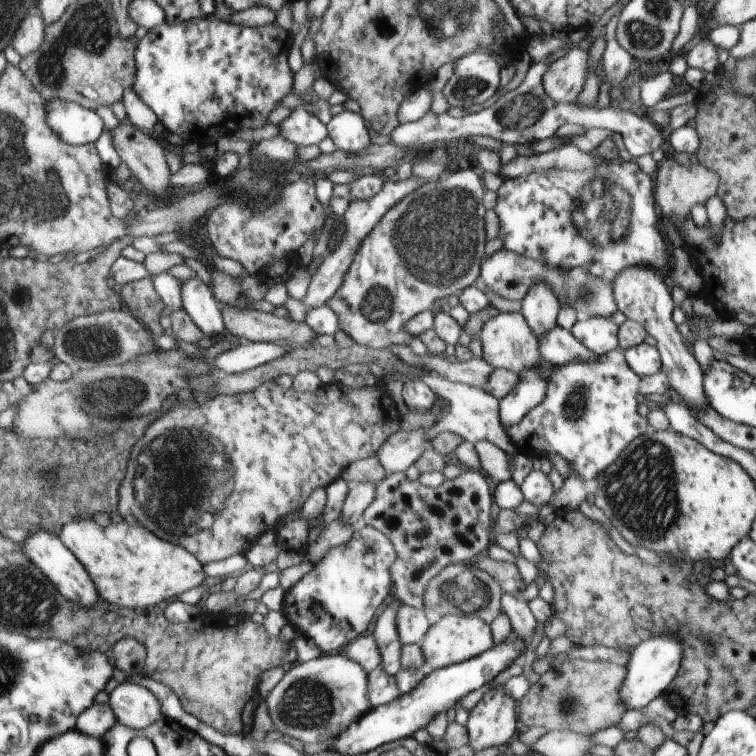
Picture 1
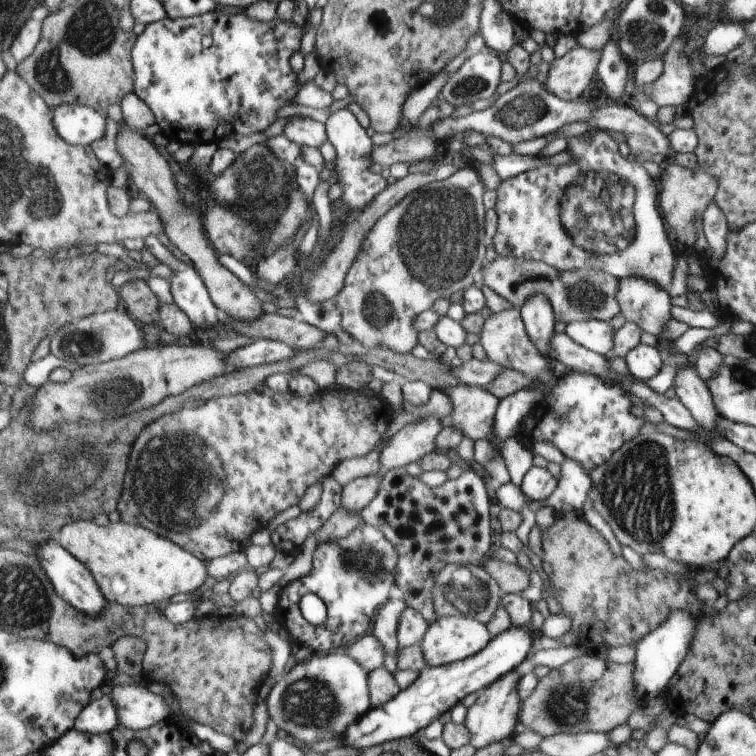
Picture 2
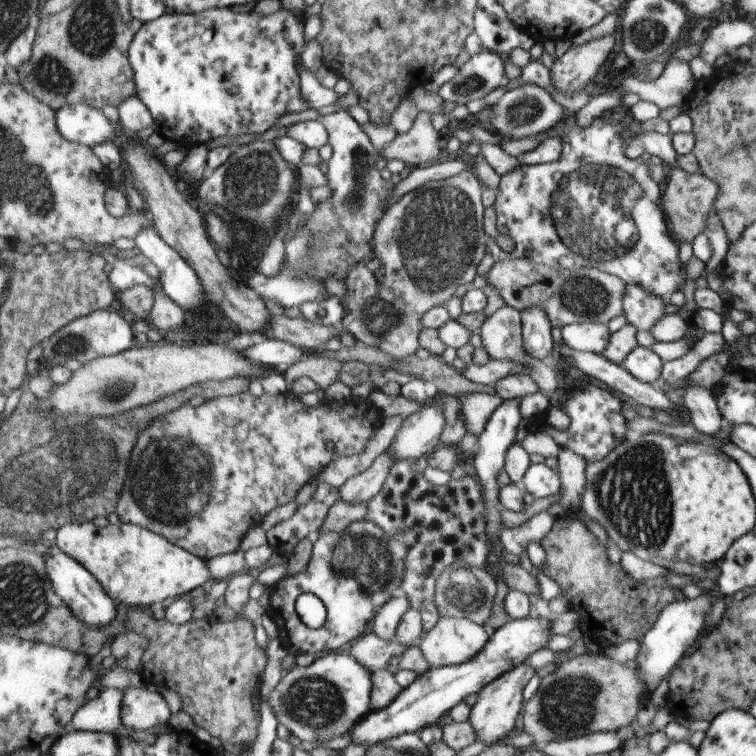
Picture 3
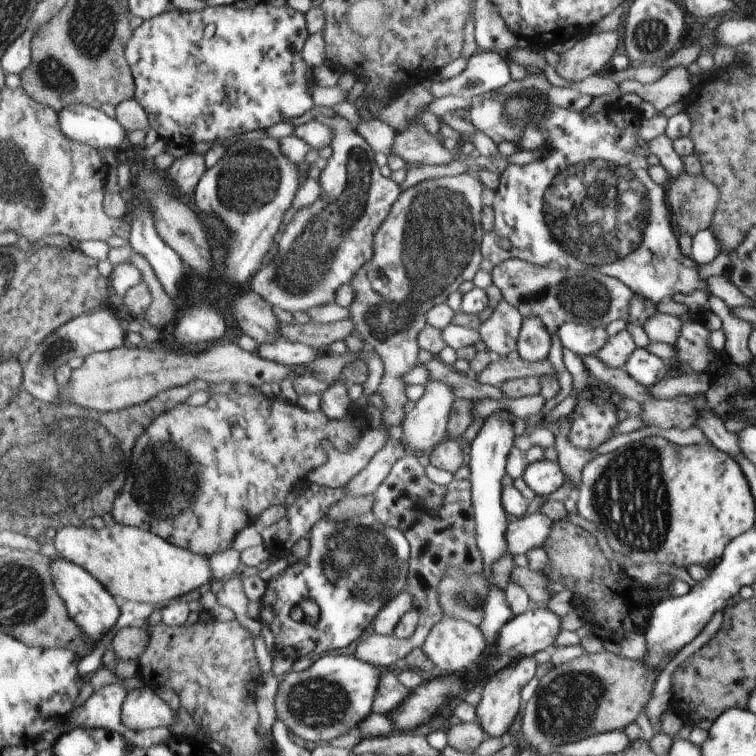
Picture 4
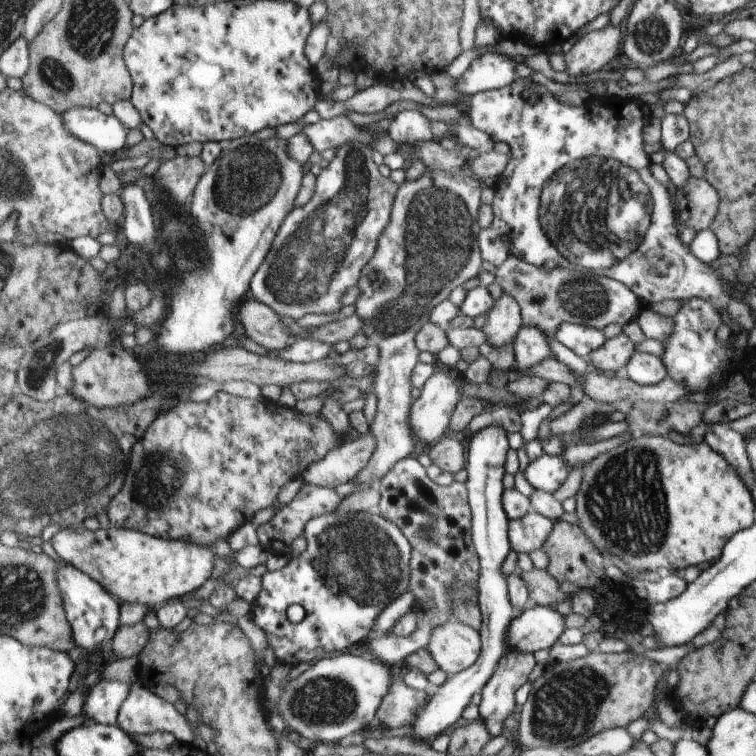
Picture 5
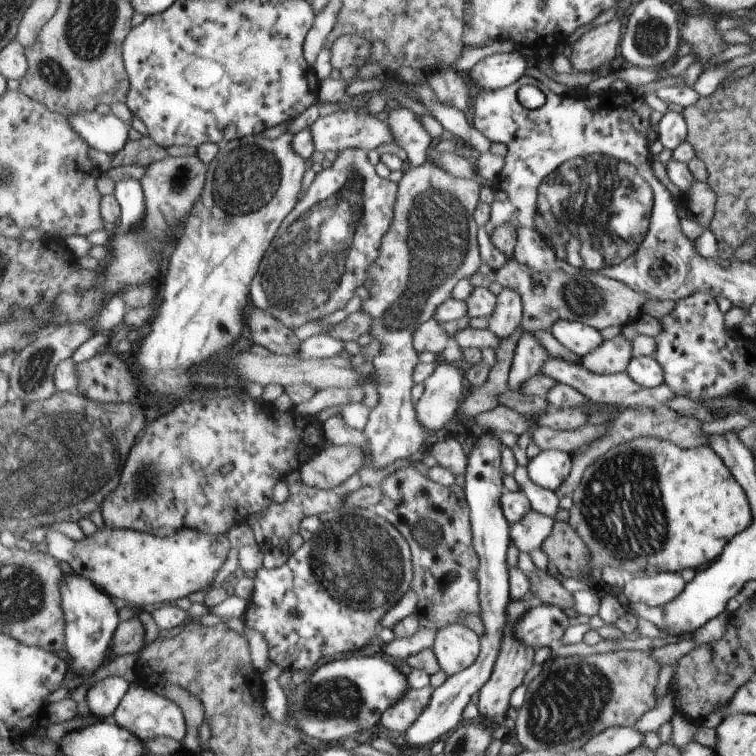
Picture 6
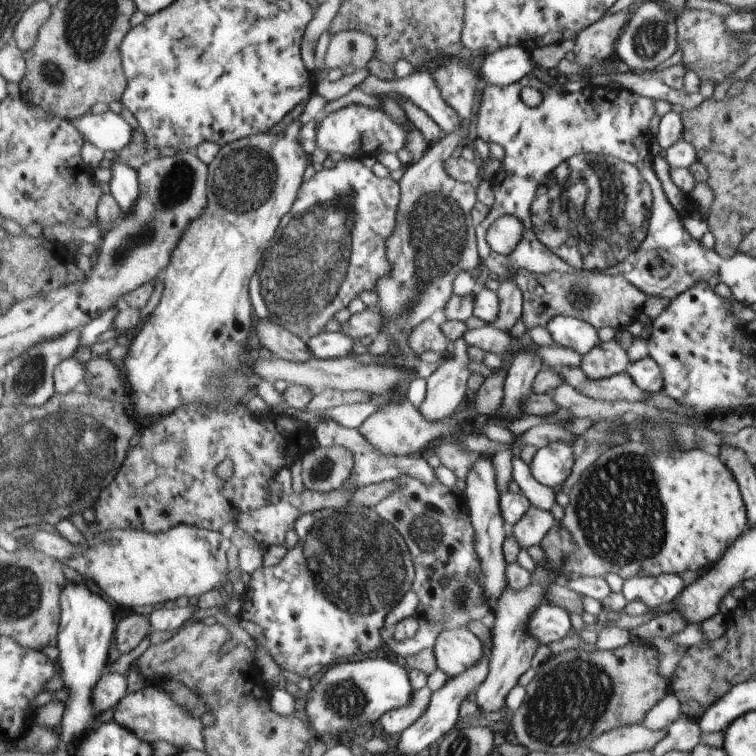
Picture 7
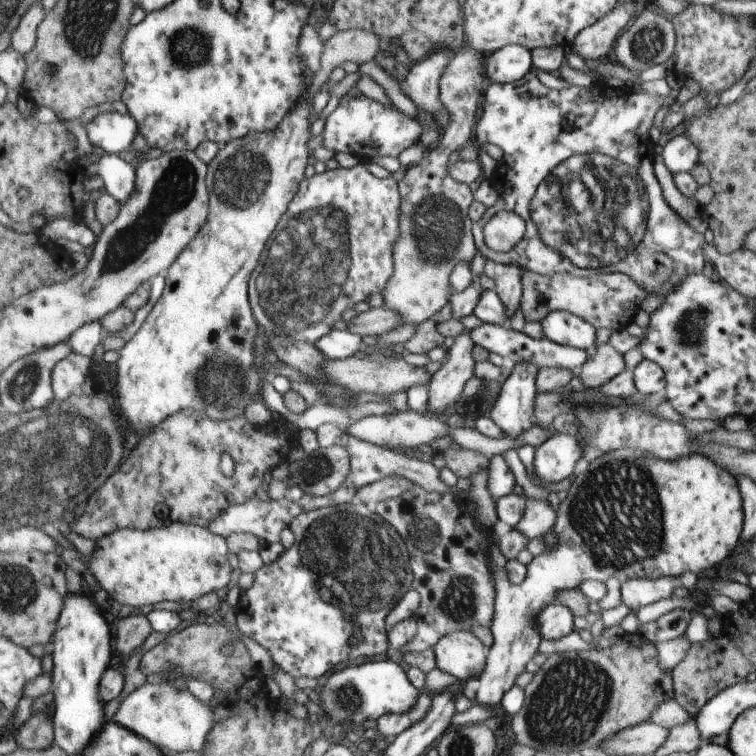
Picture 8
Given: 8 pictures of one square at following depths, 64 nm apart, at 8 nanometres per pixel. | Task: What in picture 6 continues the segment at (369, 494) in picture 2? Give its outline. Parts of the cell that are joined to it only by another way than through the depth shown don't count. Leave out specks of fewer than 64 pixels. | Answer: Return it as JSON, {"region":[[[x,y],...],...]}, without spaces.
{"region":[[[427,160],[422,166],[418,166],[418,168],[410,168],[408,172],[405,172],[399,183],[402,184],[402,196],[398,196],[398,212],[394,212],[393,214],[394,228],[389,228],[388,234],[384,236],[384,242],[381,243],[380,255],[376,262],[369,268],[368,279],[363,285],[364,288],[368,290],[369,298],[362,300],[362,312],[366,312],[366,314],[372,318],[373,324],[372,328],[370,328],[370,334],[374,339],[376,338],[382,346],[380,354],[375,356],[368,364],[371,369],[375,370],[376,378],[378,378],[378,384],[375,386],[379,400],[377,406],[371,410],[363,432],[366,440],[369,442],[369,447],[371,448],[372,466],[374,466],[374,468],[392,467],[397,460],[409,459],[410,456],[416,454],[423,445],[429,445],[431,443],[431,436],[426,434],[426,428],[422,426],[421,419],[416,415],[417,409],[414,404],[412,404],[412,396],[410,394],[410,390],[412,390],[414,383],[414,368],[416,368],[416,365],[419,363],[419,353],[413,344],[413,334],[421,324],[428,322],[428,320],[436,315],[437,308],[452,296],[457,284],[460,283],[462,279],[470,279],[472,275],[478,272],[480,264],[483,263],[477,242],[477,230],[479,228],[474,220],[475,212],[479,206],[478,190],[480,190],[480,186],[476,184],[476,178],[456,178],[452,173],[446,172],[445,169],[442,169],[437,164],[432,164],[430,160]]]}

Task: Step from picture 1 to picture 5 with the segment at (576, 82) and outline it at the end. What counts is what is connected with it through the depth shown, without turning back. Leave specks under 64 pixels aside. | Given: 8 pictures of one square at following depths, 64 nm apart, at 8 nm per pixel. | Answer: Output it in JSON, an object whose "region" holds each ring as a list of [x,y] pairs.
{"region":[[[606,25],[604,28],[584,33],[571,50],[563,54],[566,73],[576,78],[598,72],[620,50],[622,32],[620,27]]]}

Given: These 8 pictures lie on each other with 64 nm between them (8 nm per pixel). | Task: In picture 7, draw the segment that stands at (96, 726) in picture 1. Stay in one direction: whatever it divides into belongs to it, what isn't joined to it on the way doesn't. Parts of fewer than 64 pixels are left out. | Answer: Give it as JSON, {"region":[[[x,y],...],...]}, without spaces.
{"region":[[[107,672],[94,692],[94,704],[100,712],[118,706],[128,695],[128,678],[119,672]]]}

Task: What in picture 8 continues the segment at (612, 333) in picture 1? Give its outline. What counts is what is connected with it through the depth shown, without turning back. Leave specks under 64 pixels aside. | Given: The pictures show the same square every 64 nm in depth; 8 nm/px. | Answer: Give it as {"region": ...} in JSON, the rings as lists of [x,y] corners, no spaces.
{"region":[[[549,312],[540,324],[544,336],[555,343],[588,352],[595,347],[596,329],[570,312]]]}

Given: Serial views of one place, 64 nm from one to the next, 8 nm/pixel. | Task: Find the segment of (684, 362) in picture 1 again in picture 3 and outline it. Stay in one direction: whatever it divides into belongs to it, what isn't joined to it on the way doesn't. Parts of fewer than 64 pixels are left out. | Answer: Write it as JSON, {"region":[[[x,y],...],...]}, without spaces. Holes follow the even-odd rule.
{"region":[[[637,285],[628,286],[624,306],[628,323],[637,330],[650,331],[666,314],[664,298],[648,293]],[[682,387],[680,394],[683,405],[689,413],[690,422],[708,436],[714,436],[726,425],[716,405],[716,399],[710,389],[703,387]]]}

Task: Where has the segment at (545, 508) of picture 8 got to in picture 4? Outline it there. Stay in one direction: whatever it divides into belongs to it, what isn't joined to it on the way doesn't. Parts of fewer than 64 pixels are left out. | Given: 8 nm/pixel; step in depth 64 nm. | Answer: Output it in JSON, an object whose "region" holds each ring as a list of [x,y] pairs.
{"region":[[[542,512],[528,514],[520,520],[514,520],[507,524],[504,532],[507,553],[527,554],[530,548],[542,547],[544,540],[548,538],[554,522]]]}

